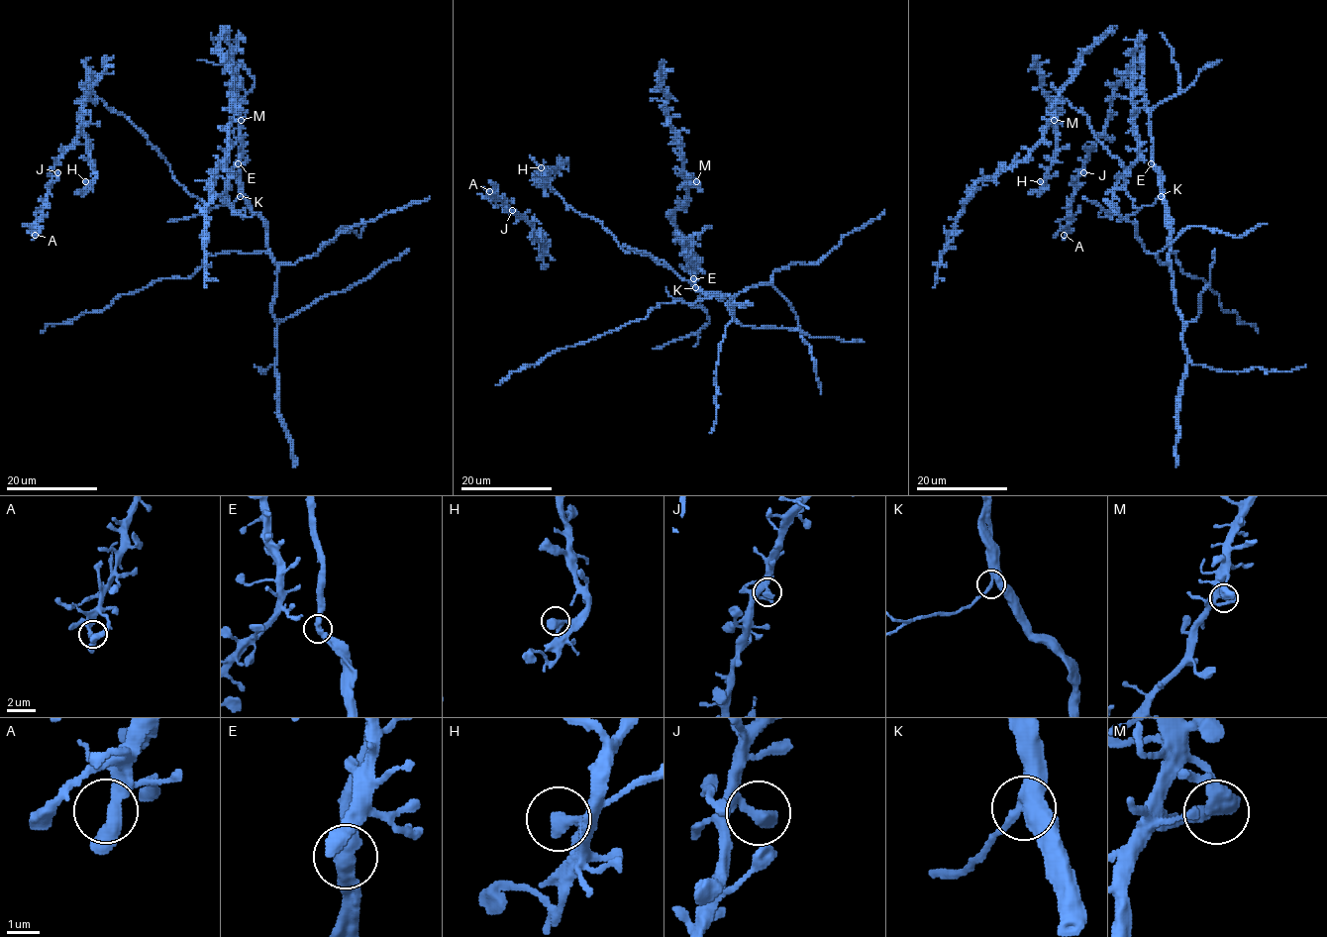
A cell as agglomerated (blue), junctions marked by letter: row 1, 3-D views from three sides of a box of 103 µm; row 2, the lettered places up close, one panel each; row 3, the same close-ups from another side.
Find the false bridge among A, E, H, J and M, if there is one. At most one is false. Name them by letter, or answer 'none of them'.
none of them

